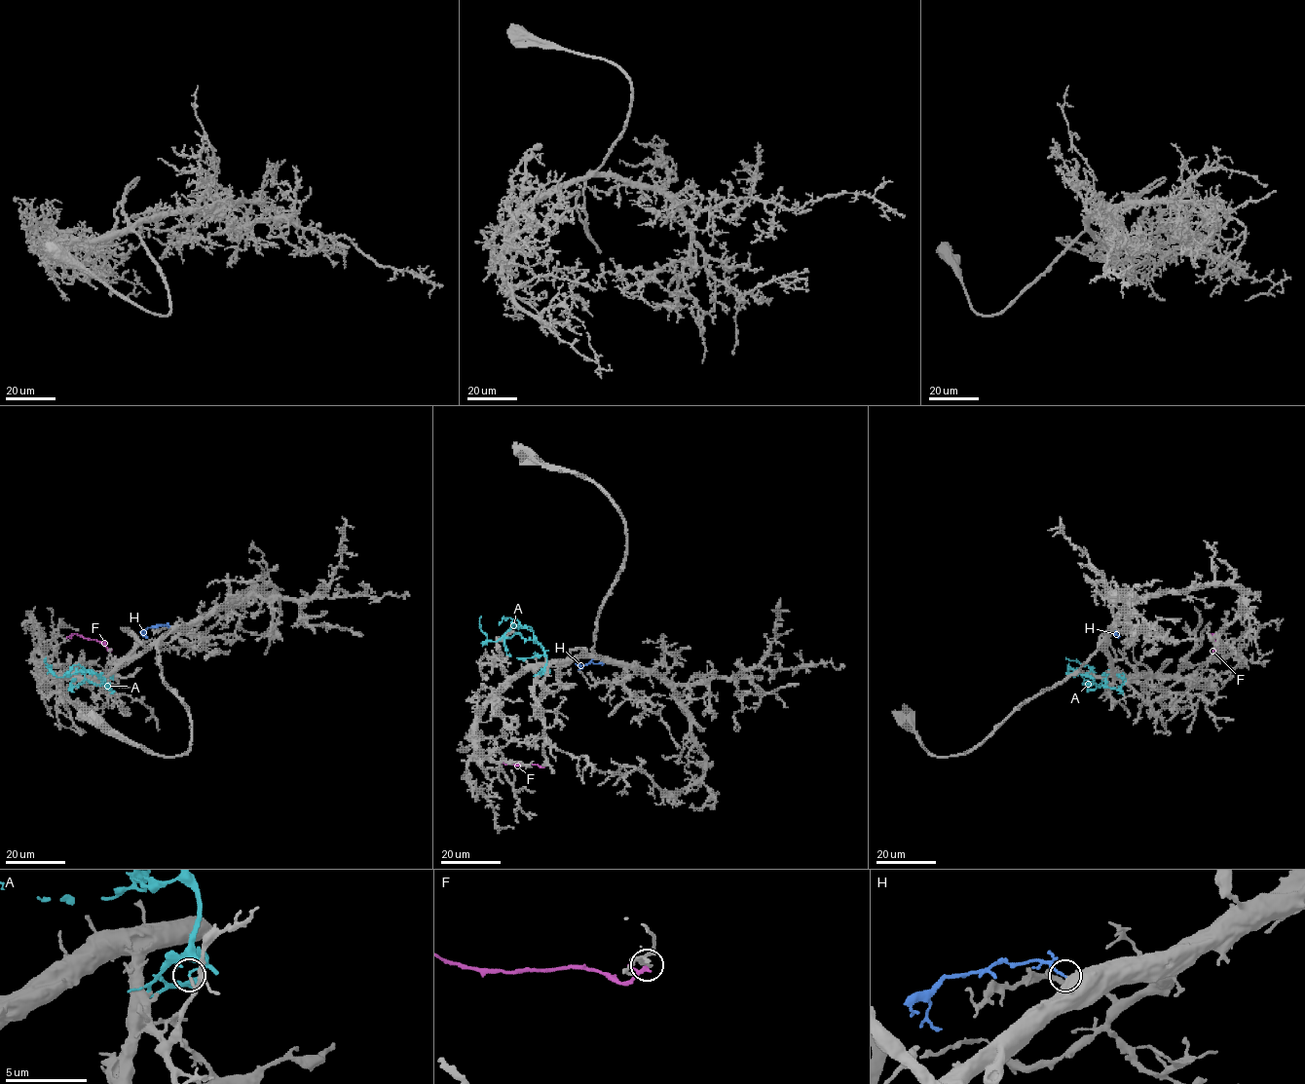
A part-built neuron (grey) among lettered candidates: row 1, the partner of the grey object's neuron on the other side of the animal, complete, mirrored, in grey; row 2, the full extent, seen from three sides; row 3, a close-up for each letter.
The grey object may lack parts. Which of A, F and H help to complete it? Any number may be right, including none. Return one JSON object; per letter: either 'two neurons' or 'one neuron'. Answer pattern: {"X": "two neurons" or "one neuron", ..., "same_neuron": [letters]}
{"A": "two neurons", "F": "two neurons", "H": "one neuron", "same_neuron": ["H"]}

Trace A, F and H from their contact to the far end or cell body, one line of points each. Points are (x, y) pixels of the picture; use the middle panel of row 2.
A: (544, 672), (543, 647), (529, 626), (509, 628), (492, 642), (486, 640), (480, 616)
F: (546, 764), (540, 766), (502, 763)
H: (606, 661), (589, 662), (580, 667), (583, 668)

